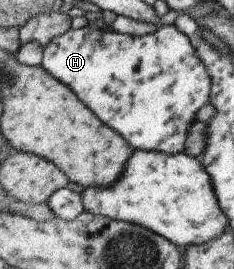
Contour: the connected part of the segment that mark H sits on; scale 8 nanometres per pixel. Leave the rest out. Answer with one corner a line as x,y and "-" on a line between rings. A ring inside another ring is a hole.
173,24
162,26
151,34
132,36
118,33
111,27
71,29
44,47
42,65
57,80
69,85
79,98
106,125
121,133
132,149
164,152
168,155
185,152
186,136
196,121
196,113
212,101
213,81
208,66
197,53
197,47

